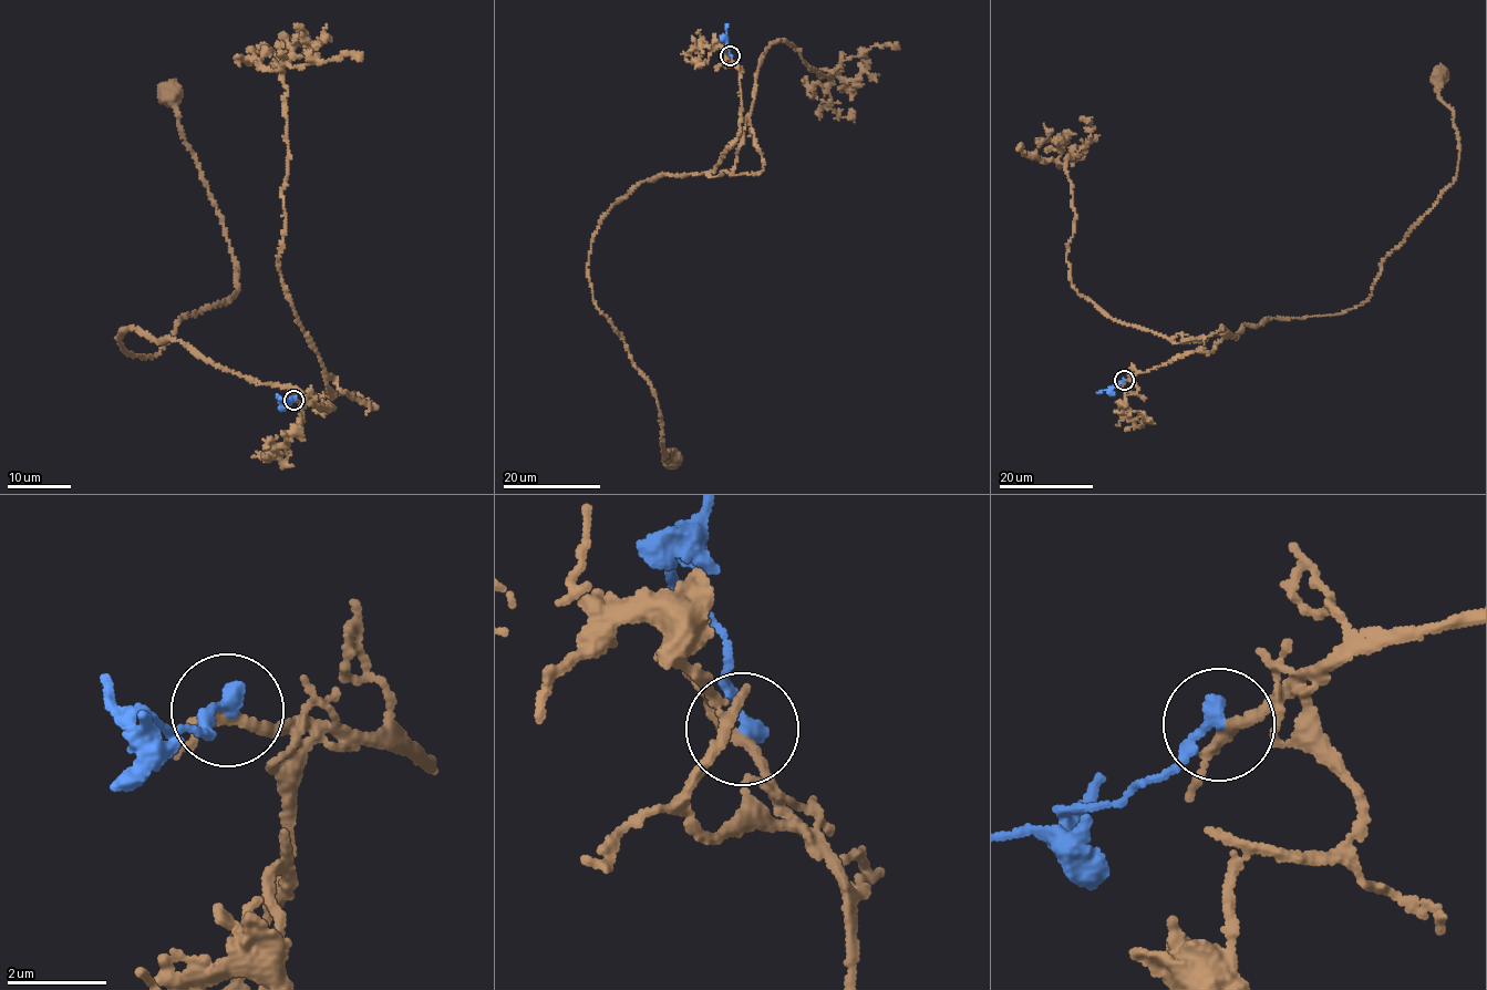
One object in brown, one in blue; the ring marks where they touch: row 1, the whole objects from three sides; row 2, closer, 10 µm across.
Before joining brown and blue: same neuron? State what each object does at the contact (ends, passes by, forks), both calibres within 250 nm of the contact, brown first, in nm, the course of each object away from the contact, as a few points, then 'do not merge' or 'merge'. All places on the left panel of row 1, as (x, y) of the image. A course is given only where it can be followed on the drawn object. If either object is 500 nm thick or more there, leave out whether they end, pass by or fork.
brown passes by; blue ends; calibres 200 and 300 nm; course brown (295, 399), (332, 409), (183, 343), (131, 328), (117, 341), (146, 358), (181, 318), (237, 287), (169, 94); course blue (295, 399), (291, 402), (281, 400); do not merge

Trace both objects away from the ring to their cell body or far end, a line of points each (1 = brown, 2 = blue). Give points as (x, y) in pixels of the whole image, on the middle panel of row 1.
1: (730, 55), (740, 71), (737, 134), (712, 171), (637, 185), (590, 246), (594, 301), (647, 380), (672, 456)
2: (730, 55), (724, 37), (726, 24)

